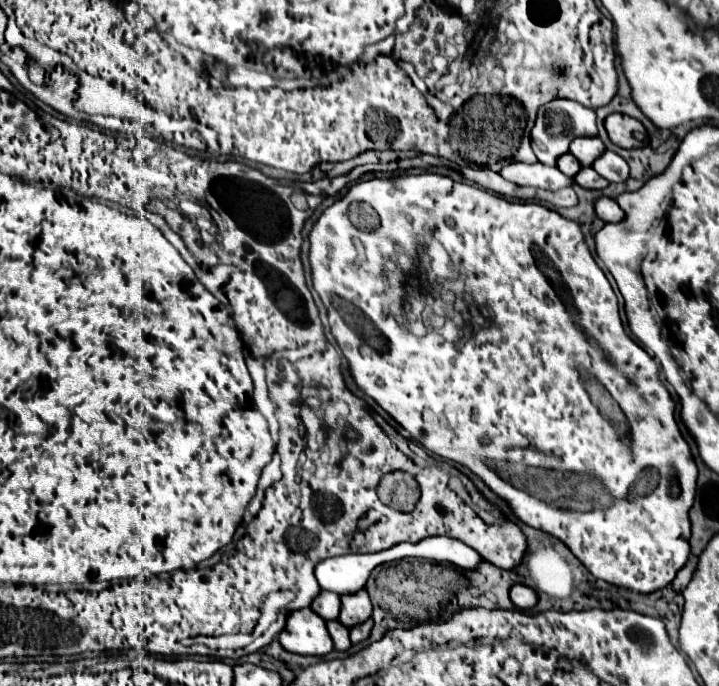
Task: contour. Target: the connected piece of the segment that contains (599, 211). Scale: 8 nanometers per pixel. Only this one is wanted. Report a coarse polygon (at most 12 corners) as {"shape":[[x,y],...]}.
{"shape":[[610,197],[596,201],[596,215],[604,223],[618,223],[624,211]]}

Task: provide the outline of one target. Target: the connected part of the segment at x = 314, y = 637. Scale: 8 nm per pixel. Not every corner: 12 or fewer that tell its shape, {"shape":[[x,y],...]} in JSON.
{"shape":[[310,607],[292,611],[278,635],[298,655],[328,655],[326,621]]}

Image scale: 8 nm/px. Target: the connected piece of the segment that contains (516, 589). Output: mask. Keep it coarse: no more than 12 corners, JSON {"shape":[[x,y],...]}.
{"shape":[[514,585],[510,599],[518,609],[532,609],[538,601],[534,589]]}

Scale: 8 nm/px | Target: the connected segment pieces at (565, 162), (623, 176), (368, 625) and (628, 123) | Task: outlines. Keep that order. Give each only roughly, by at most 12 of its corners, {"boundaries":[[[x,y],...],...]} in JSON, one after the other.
{"boundaries":[[[572,153],[558,159],[558,167],[574,177],[580,171],[580,163]],[[606,151],[594,161],[594,171],[610,183],[628,179],[626,161]],[[372,619],[350,629],[352,643],[366,641],[372,631]],[[612,113],[604,121],[608,137],[624,149],[644,143],[632,137],[646,133],[644,125],[628,115]]]}

